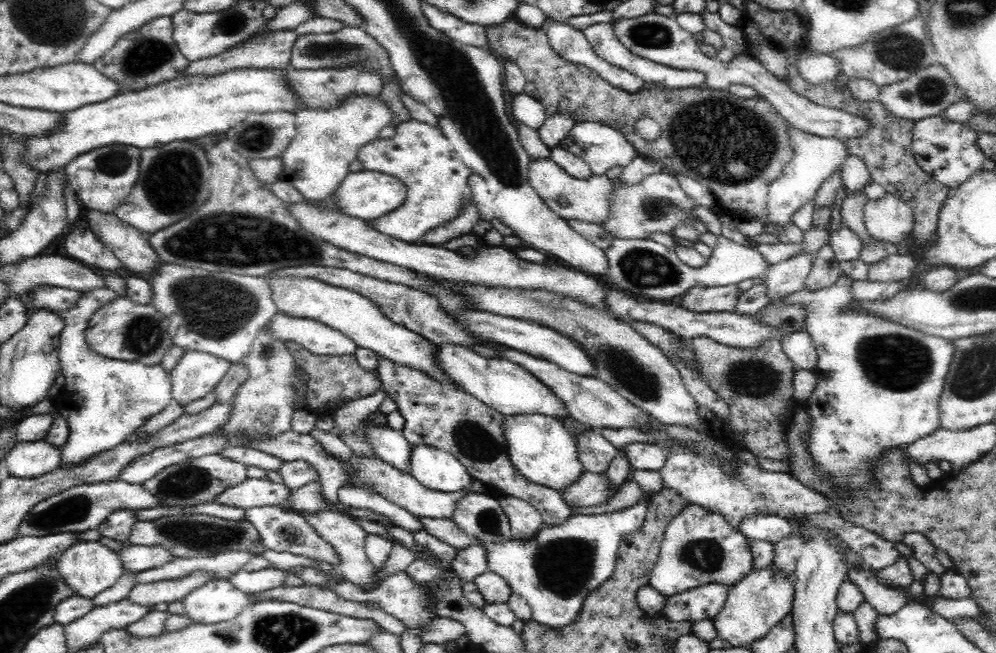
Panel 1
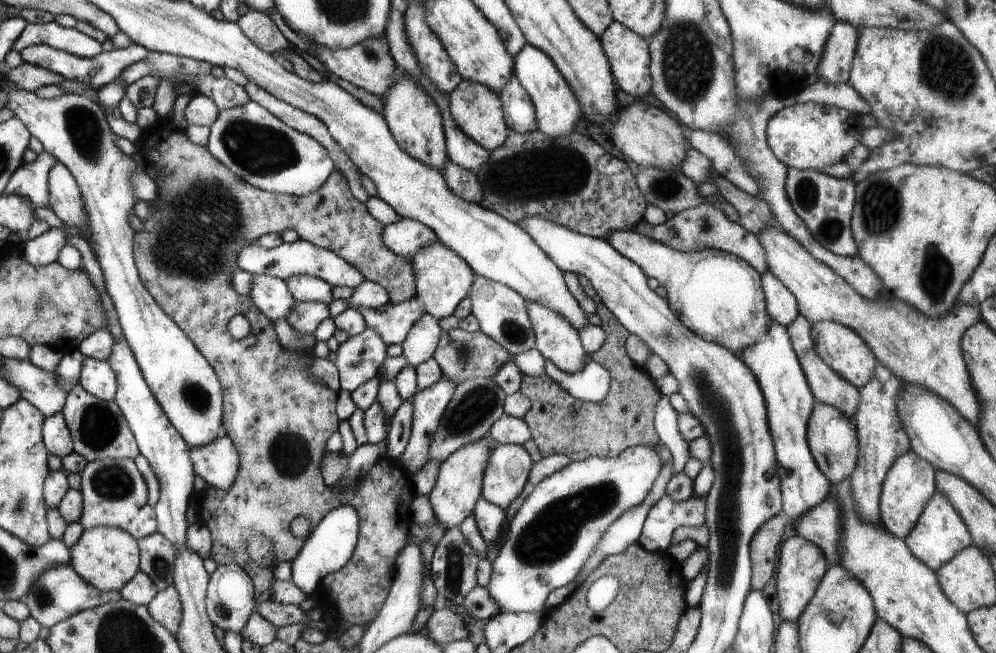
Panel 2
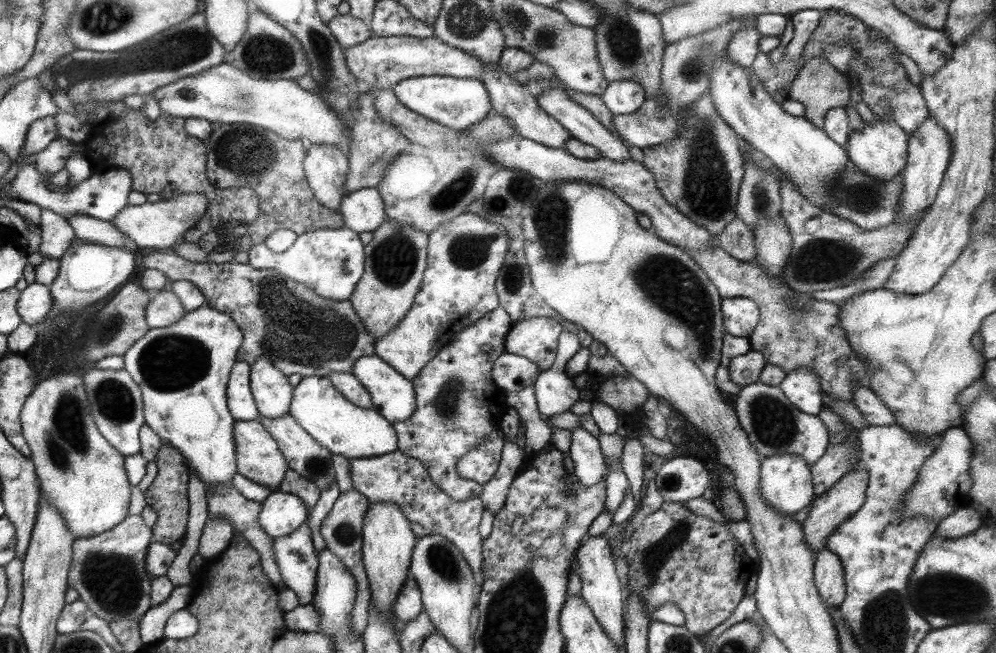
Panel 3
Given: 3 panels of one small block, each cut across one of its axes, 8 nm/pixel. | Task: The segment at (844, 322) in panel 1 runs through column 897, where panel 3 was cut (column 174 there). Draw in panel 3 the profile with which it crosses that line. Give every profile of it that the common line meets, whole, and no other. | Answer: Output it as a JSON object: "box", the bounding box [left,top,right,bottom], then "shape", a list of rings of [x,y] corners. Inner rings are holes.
{"box":[123,304,241,496],"shape":[[[203,304],[193,312],[185,312],[173,326],[151,328],[123,356],[125,372],[133,378],[133,384],[139,384],[143,394],[145,426],[183,454],[189,474],[197,476],[207,496],[233,486],[233,474],[237,474],[233,434],[237,420],[229,414],[227,384],[231,368],[237,364],[235,354],[241,338],[241,328],[231,316]]]}

